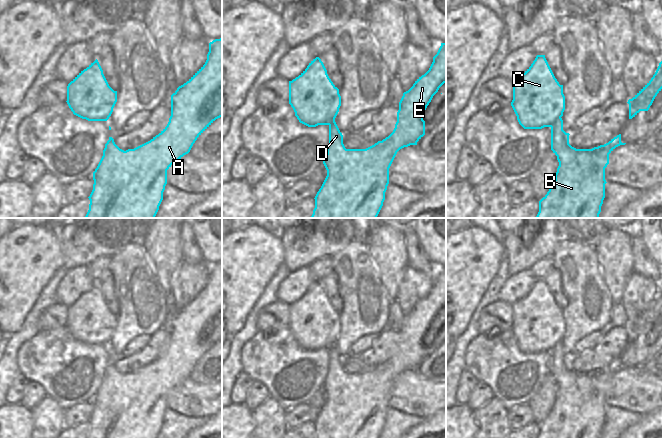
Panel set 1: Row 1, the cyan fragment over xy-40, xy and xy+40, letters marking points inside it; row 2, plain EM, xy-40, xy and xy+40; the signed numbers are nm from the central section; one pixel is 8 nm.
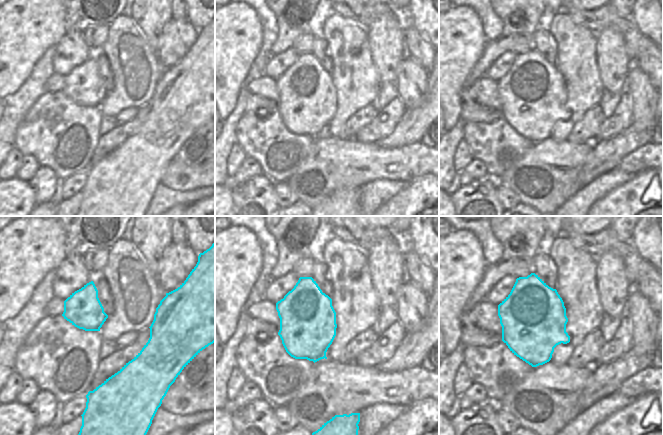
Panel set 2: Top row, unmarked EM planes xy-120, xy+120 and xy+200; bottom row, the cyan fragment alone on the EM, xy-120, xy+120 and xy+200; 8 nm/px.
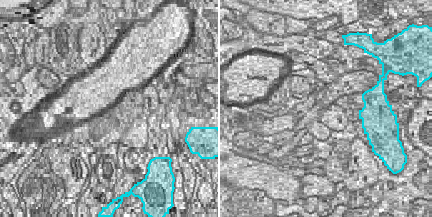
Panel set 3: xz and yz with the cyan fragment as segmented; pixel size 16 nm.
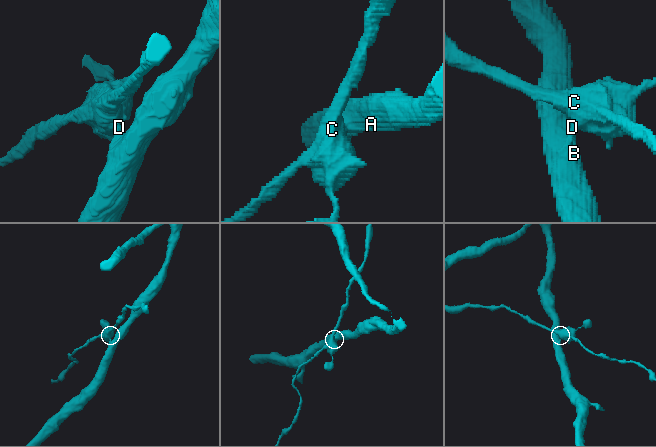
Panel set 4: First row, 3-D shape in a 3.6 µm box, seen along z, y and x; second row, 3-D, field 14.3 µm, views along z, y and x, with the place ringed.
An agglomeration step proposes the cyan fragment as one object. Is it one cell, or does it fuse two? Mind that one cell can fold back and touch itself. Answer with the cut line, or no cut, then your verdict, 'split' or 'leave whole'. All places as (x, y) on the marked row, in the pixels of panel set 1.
cut xy+40 (560, 117), (550, 126); split

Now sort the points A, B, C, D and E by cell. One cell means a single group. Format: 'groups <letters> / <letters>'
groups A B D E / C

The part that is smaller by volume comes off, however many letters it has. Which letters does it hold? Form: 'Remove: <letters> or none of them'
Remove: C.

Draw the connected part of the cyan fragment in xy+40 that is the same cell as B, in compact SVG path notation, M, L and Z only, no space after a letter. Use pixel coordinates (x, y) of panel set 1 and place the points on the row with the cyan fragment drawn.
M562 118L551 126L551 150L557 156L559 166L551 188L539 201L536 218L599 218L605 198L605 168L609 164L609 154L626 143L621 142L619 134L604 145L576 149L569 144L569 135L563 130Z

